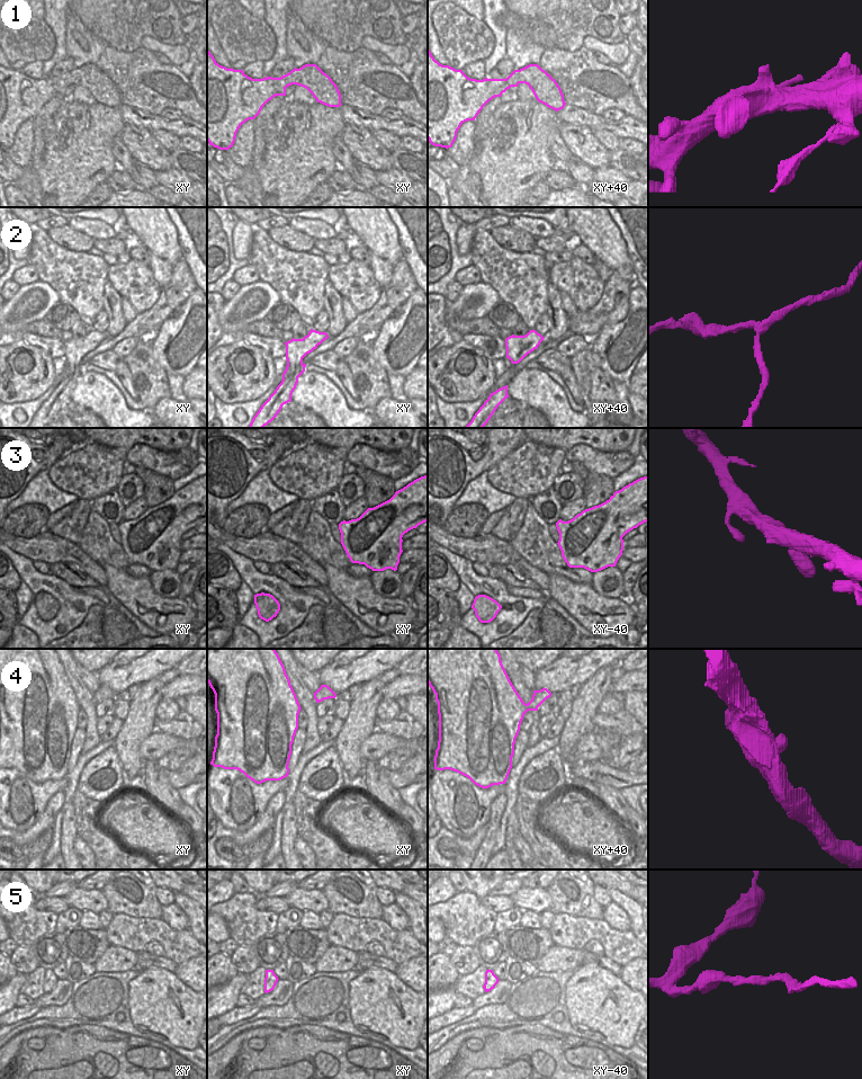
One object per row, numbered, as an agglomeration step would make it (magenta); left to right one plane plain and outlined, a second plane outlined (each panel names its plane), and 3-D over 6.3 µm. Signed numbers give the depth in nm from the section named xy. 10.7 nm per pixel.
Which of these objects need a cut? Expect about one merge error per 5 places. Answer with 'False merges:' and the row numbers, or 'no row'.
False merges: no row

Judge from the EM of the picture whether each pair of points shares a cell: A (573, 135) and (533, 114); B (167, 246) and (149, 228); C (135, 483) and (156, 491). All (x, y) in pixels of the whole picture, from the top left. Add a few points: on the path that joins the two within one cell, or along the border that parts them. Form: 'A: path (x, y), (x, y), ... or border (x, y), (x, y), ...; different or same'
A: border (560, 123), (558, 130); different
B: path (162, 241), (153, 232); same
C: border (134, 472), (142, 481), (143, 496); different

